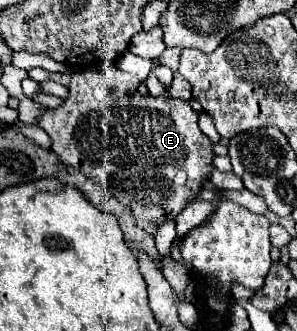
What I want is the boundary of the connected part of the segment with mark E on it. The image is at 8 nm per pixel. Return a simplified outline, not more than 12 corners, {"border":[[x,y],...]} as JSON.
{"border":[[118,70],[68,88],[38,126],[154,234],[216,154],[186,100]]}

